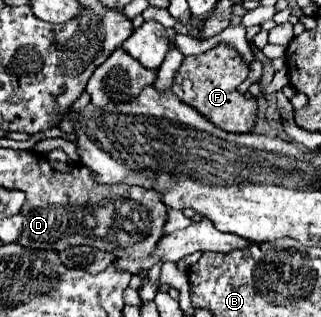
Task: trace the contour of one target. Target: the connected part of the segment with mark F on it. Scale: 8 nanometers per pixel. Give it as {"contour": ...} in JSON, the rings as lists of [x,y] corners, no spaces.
{"contour":[[[220,43],[200,55],[184,57],[174,77],[172,91],[184,103],[200,111],[216,127],[224,131],[232,131],[232,133],[246,133],[254,129],[256,115],[258,115],[256,99],[246,99],[242,93],[238,93],[238,85],[246,79],[246,75],[248,75],[248,65],[244,63],[242,55],[234,47]]]}

